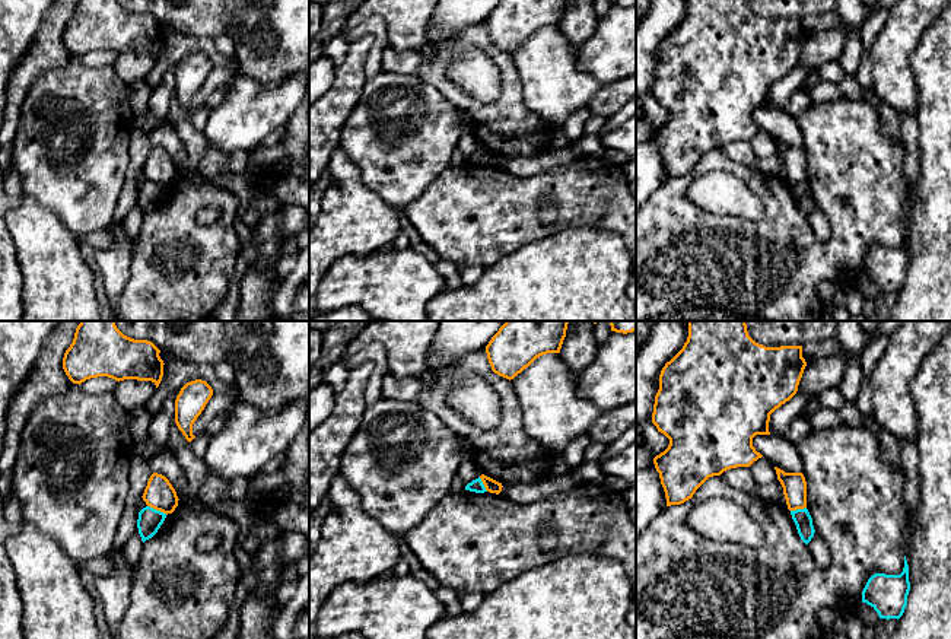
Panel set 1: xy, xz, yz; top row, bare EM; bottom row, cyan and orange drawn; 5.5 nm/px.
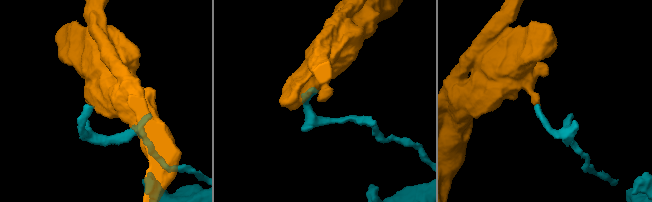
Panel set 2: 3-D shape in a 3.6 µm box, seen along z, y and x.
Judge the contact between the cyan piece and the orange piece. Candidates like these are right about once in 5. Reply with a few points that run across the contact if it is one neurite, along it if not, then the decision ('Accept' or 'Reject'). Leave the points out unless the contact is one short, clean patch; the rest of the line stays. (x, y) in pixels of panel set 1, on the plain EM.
Line: xy (148, 178), (167, 187). Reject

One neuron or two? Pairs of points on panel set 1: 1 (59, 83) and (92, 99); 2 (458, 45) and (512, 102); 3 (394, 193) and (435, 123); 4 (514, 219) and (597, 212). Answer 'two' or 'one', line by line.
1: one
2: one
3: one
4: one

